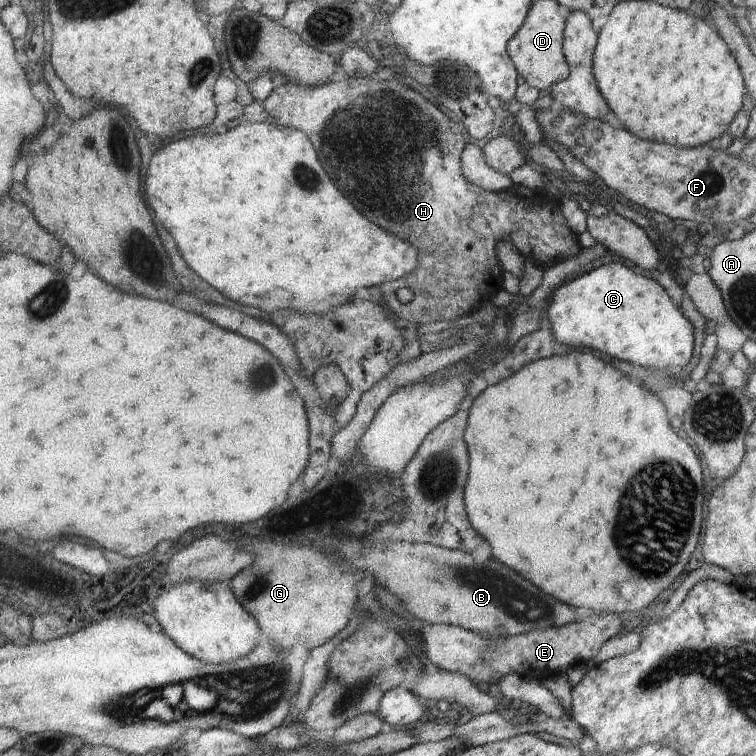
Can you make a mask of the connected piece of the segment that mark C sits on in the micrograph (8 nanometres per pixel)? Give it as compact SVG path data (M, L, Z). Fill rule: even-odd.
M617 262L601 265L558 287L548 308L548 320L553 336L556 336L561 344L598 350L650 371L665 371L673 366L681 368L691 358L693 346L691 322L671 302L671 298L657 281L635 274L633 270Z

